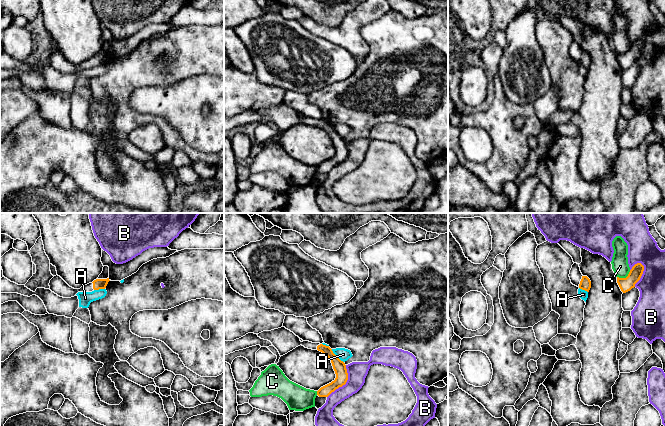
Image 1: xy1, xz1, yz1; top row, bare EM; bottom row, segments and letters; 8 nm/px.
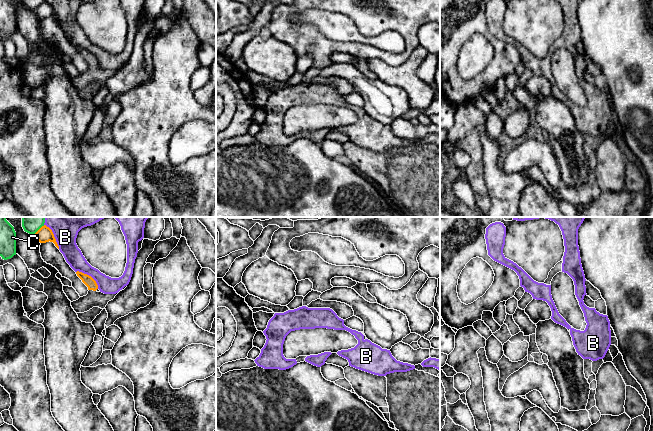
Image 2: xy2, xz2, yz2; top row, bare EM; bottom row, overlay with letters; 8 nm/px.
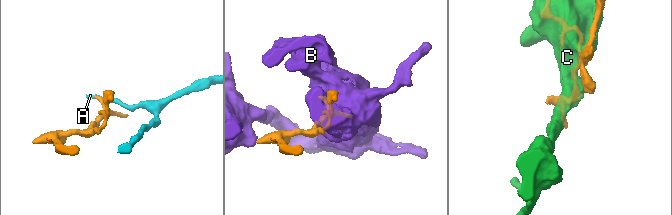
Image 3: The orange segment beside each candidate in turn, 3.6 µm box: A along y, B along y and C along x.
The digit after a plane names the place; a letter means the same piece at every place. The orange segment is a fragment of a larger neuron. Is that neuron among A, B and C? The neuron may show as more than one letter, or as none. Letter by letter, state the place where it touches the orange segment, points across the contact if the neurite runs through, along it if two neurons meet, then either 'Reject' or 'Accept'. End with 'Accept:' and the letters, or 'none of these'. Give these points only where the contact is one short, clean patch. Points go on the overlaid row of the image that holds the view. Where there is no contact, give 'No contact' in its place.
A: Touches orange at xz1 (336, 356). Boundary: xz1 (331, 349), (343, 362). Reject
B: Touches orange at xz1 (345, 383). Reject
C: Touches orange at yz1 (624, 278). Reject
Accept: none of these

